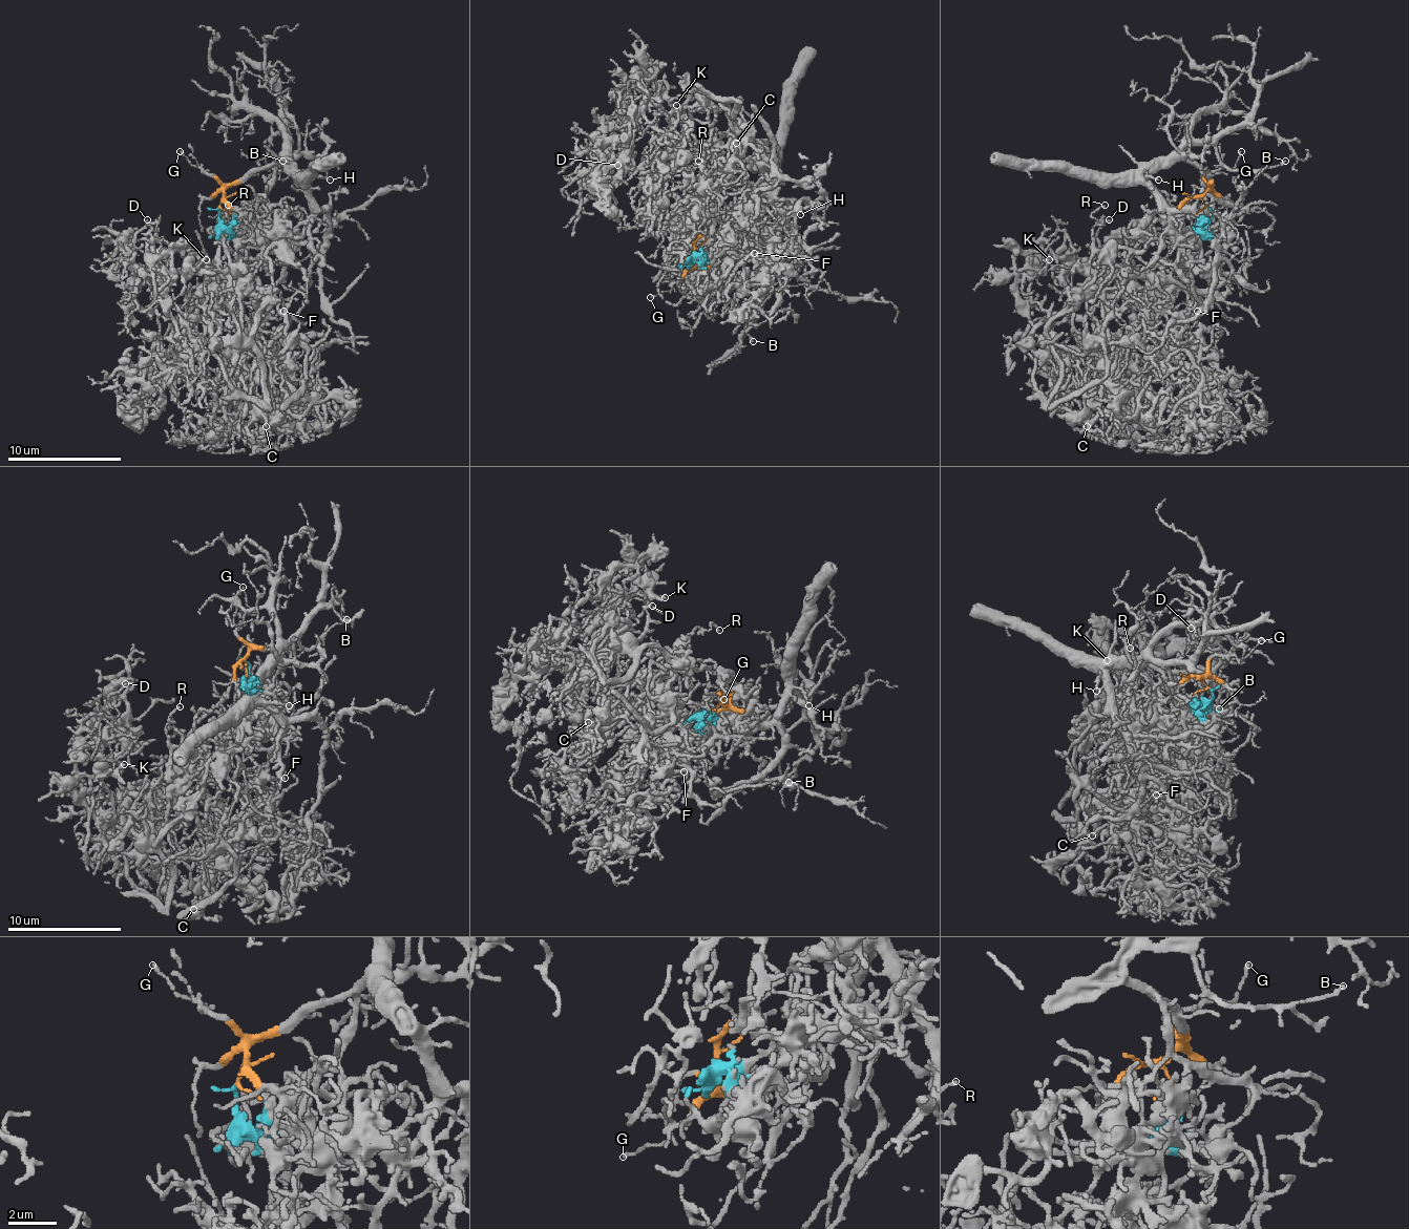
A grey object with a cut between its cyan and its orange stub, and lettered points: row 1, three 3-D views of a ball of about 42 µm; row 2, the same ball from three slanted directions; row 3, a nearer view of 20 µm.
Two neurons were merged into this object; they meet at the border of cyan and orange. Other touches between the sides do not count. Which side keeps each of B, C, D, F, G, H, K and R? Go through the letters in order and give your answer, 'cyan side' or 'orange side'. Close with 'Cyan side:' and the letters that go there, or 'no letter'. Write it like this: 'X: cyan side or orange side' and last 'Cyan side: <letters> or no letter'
B: orange side
C: cyan side
D: cyan side
F: cyan side
G: orange side
H: orange side
K: cyan side
R: cyan side
Cyan side: C, D, F, K, R

